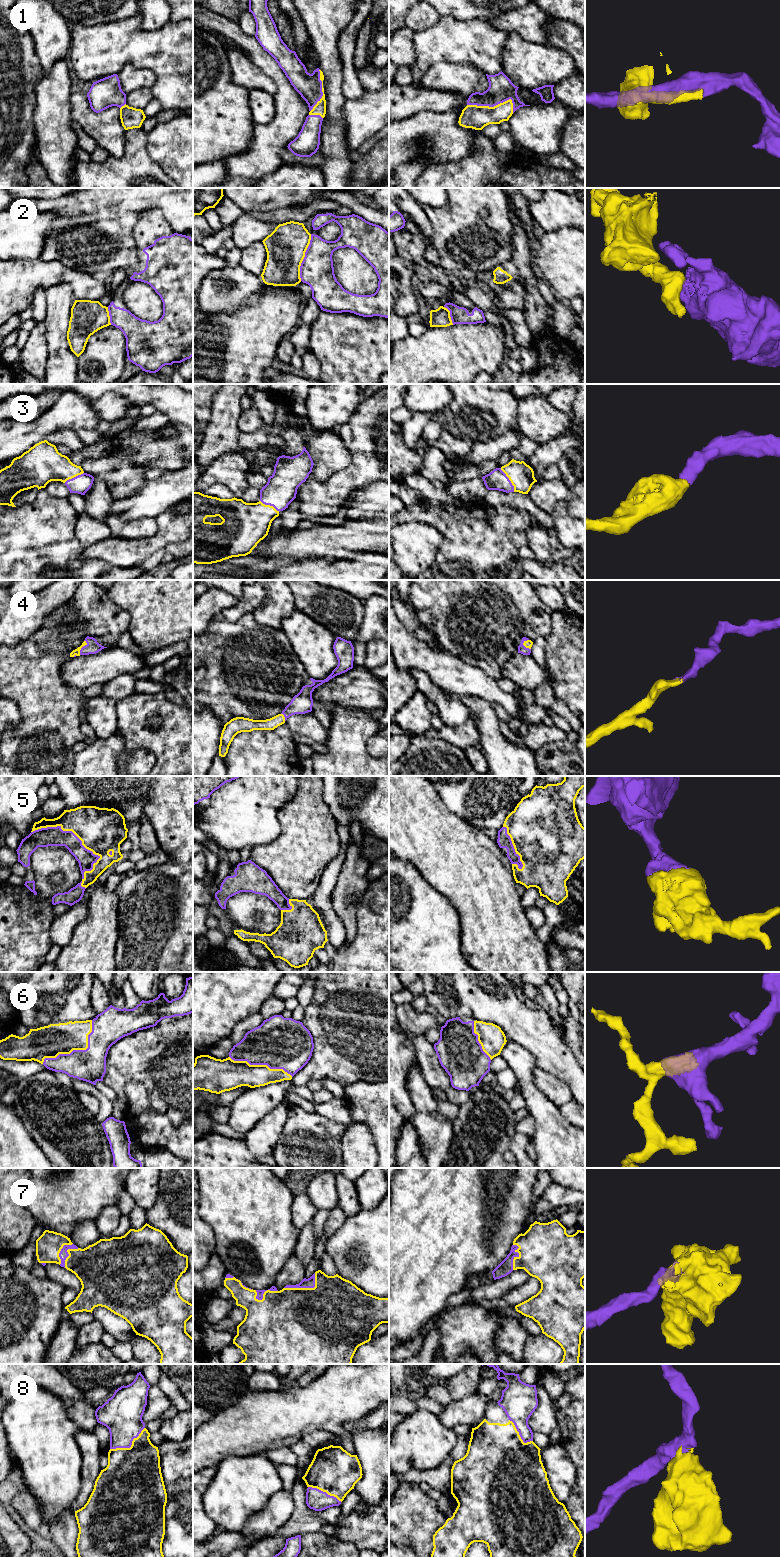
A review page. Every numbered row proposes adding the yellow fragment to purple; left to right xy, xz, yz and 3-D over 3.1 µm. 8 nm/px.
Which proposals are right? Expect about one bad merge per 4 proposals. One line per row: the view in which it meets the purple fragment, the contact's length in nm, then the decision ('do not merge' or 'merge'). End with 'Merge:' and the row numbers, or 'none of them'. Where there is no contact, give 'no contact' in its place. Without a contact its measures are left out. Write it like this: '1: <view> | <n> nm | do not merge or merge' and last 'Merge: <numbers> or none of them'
1: yz | 380 nm | merge
2: xz | 380 nm | do not merge
3: yz | 220 nm | merge
4: xy | 130 nm | merge
5: xy | 600 nm | merge
6: xy | 550 nm | merge
7: xz | 280 nm | merge
8: xy | 340 nm | merge
Merge: 1, 3, 4, 5, 6, 7, 8

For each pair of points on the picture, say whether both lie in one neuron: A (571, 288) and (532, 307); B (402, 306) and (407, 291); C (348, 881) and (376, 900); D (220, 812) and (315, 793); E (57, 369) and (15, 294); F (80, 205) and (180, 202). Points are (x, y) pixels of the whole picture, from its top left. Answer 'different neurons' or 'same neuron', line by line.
A: different neurons
B: same neuron
C: different neurons
D: different neurons
E: different neurons
F: same neuron

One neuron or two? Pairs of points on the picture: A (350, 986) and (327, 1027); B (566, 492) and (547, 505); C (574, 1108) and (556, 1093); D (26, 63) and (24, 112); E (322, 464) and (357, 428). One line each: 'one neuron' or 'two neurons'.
A: one neuron
B: one neuron
C: two neurons
D: one neuron
E: two neurons

